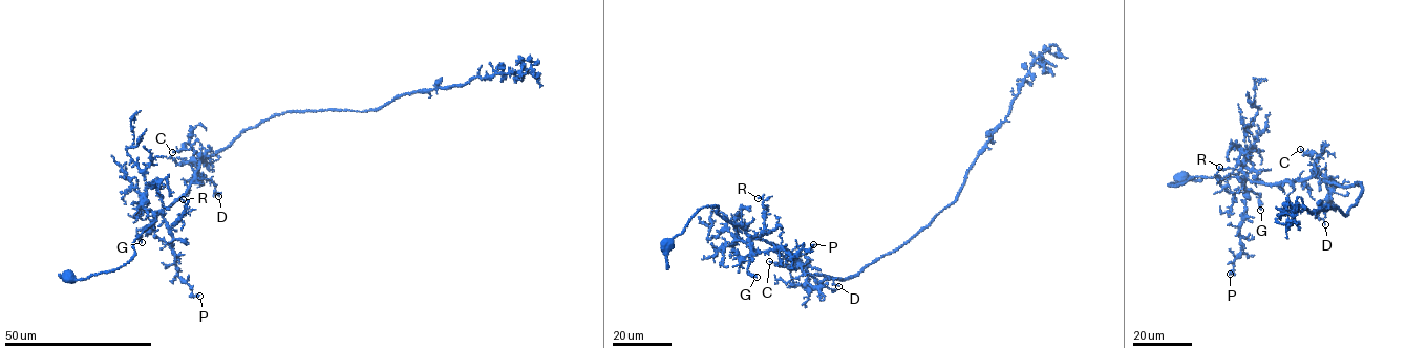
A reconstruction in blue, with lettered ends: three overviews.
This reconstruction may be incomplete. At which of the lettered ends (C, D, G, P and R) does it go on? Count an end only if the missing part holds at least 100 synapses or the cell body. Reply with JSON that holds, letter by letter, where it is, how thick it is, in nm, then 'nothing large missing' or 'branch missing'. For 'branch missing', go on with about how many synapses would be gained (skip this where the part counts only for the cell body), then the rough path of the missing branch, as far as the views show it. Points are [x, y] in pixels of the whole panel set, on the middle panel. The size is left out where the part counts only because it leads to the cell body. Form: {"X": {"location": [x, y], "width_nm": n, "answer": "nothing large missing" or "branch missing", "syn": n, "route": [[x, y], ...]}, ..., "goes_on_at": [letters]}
{"C": {"location": [769, 261], "width_nm": 200, "answer": "nothing large missing"}, "D": {"location": [838, 286], "width_nm": 140, "answer": "nothing large missing"}, "G": {"location": [757, 277], "width_nm": 280, "answer": "nothing large missing"}, "P": {"location": [813, 244], "width_nm": 140, "answer": "nothing large missing"}, "R": {"location": [758, 198], "width_nm": 110, "answer": "nothing large missing"}, "goes_on_at": []}

